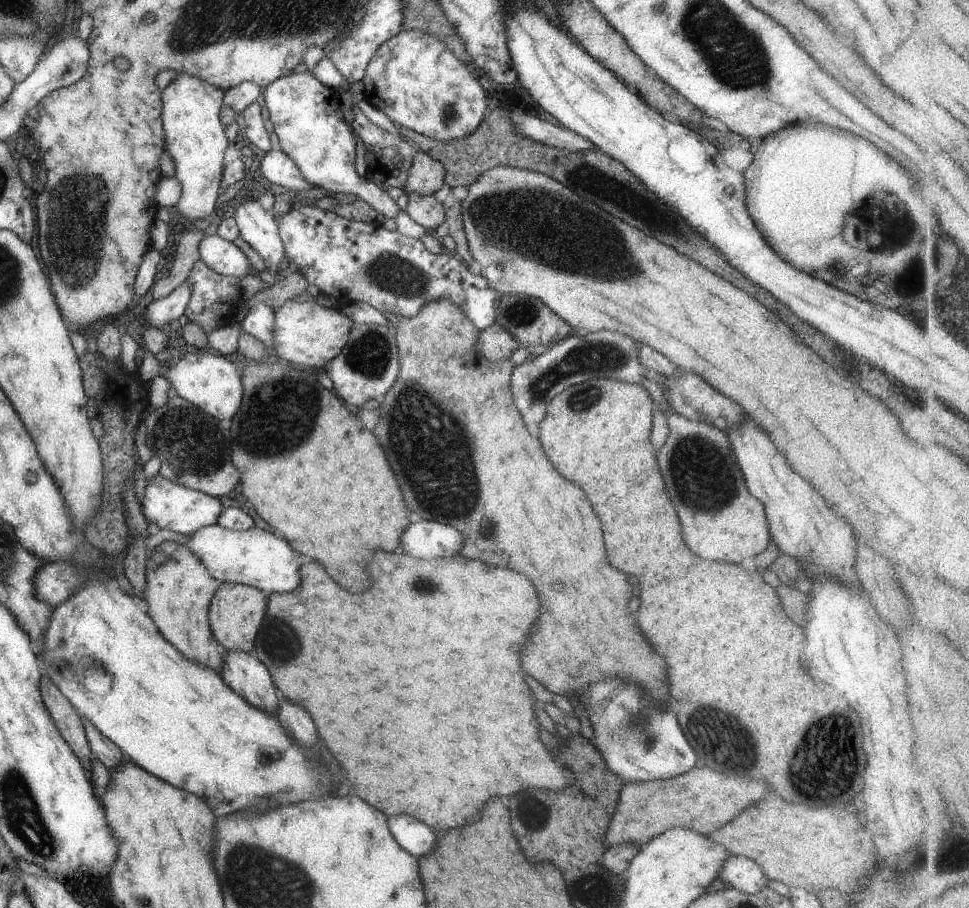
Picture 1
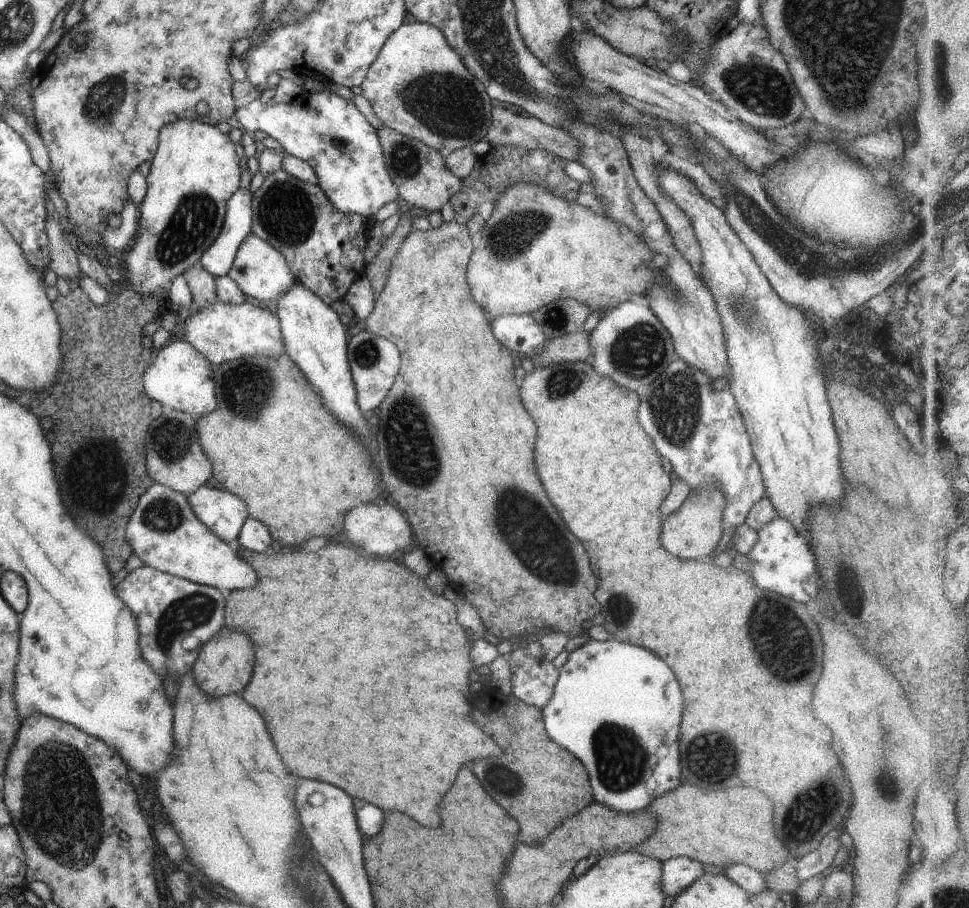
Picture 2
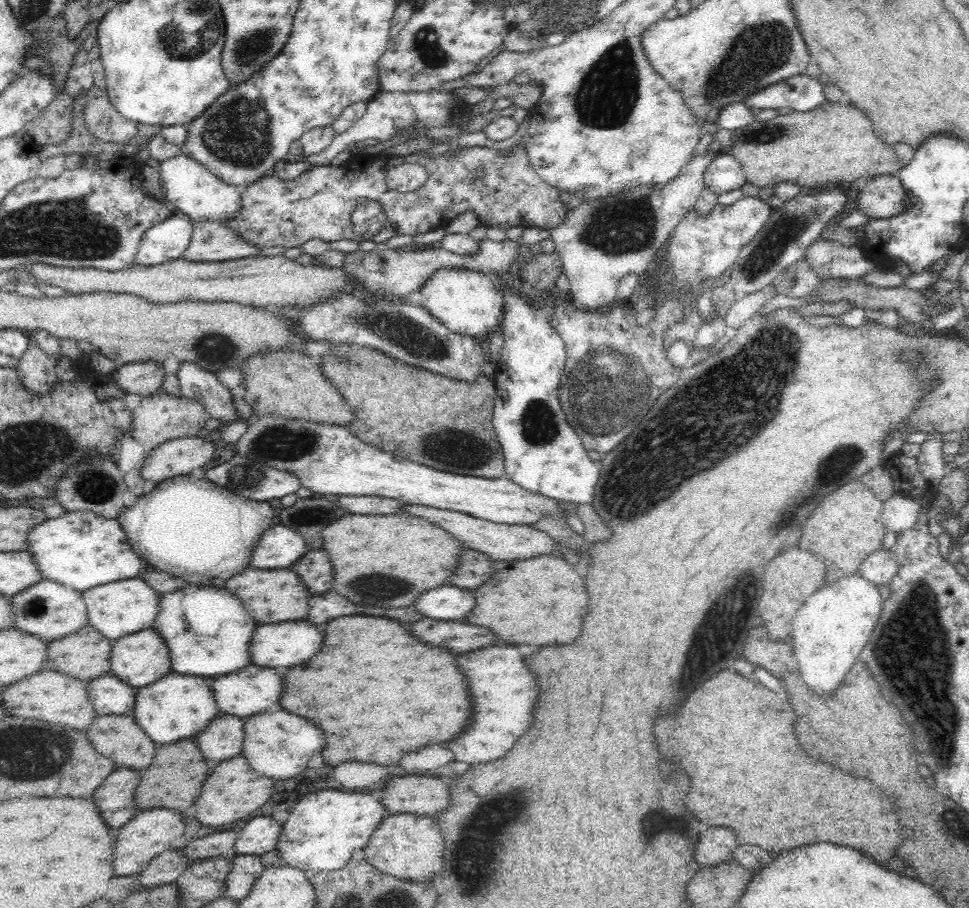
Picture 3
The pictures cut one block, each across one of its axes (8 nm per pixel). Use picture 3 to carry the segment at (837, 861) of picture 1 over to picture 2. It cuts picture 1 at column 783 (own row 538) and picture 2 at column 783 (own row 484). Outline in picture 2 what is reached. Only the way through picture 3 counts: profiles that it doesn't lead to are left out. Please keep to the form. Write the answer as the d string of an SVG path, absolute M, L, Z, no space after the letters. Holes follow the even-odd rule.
M682 784L674 792L658 796L644 809L655 816L657 827L634 850L660 862L686 857L723 867L747 864L761 873L775 871L786 862L796 862L772 830L772 800L756 788L726 788L714 792Z

